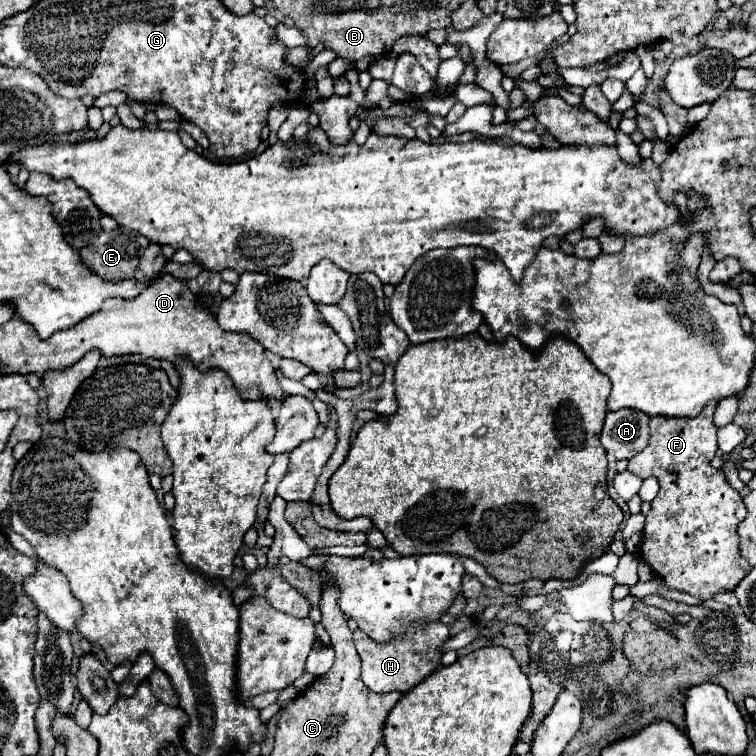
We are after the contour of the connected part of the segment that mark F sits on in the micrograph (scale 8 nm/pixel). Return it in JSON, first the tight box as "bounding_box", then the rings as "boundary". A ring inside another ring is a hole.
{"bounding_box":[629,401,747,597],"boundary":[[[717,401],[713,403],[707,403],[707,407],[701,411],[699,417],[695,419],[663,419],[663,415],[657,415],[657,417],[651,417],[651,437],[649,437],[649,445],[635,457],[629,459],[629,471],[635,473],[635,475],[641,475],[641,477],[655,477],[661,485],[657,497],[651,501],[651,511],[647,513],[647,521],[645,521],[645,529],[643,529],[643,543],[639,547],[639,555],[651,565],[651,569],[661,577],[661,581],[669,587],[669,589],[677,589],[677,591],[685,591],[693,597],[713,597],[715,593],[721,593],[721,591],[733,591],[733,587],[747,575],[747,569],[743,569],[739,565],[739,535],[737,535],[737,525],[745,519],[745,507],[743,507],[743,501],[741,501],[741,495],[731,489],[731,485],[725,481],[725,475],[723,471],[717,471],[711,467],[711,459],[715,457],[715,451],[717,451],[717,427],[713,423],[713,411],[715,411],[715,405]]]}

